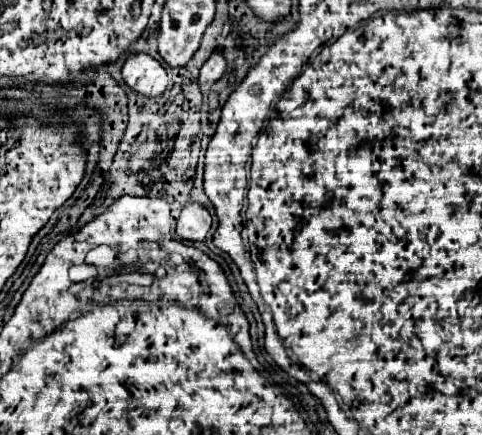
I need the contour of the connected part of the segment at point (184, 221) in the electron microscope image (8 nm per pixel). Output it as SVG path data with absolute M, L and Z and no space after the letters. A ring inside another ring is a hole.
M187 203L177 219L177 235L185 241L203 241L211 227L211 215L203 203Z

